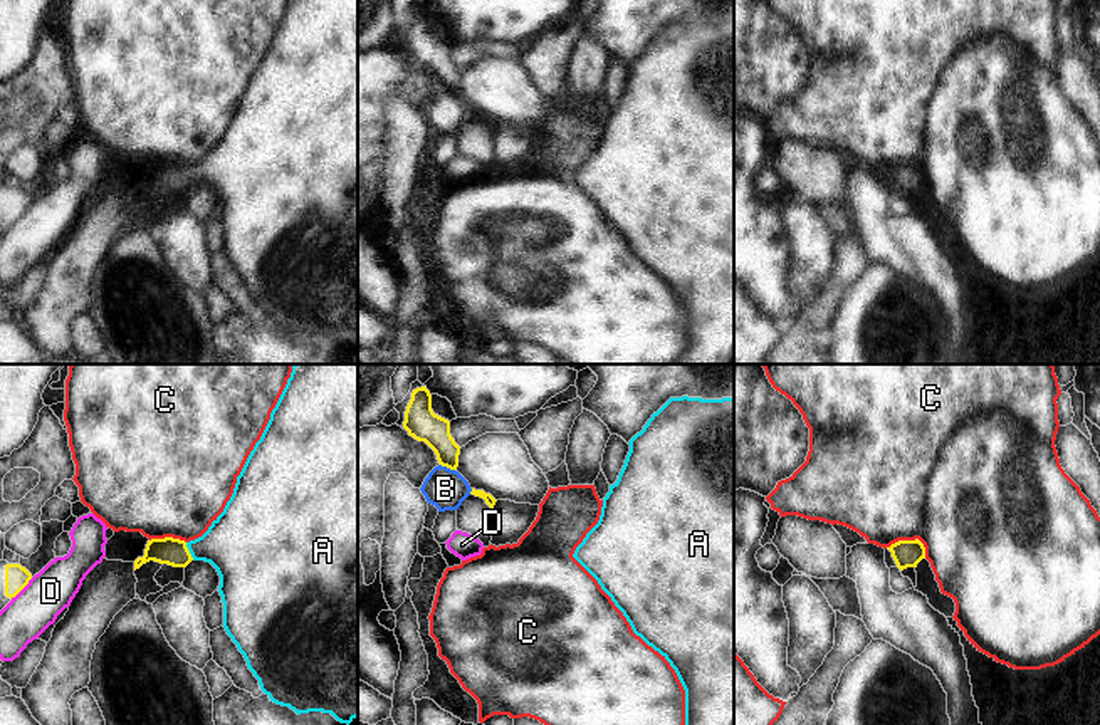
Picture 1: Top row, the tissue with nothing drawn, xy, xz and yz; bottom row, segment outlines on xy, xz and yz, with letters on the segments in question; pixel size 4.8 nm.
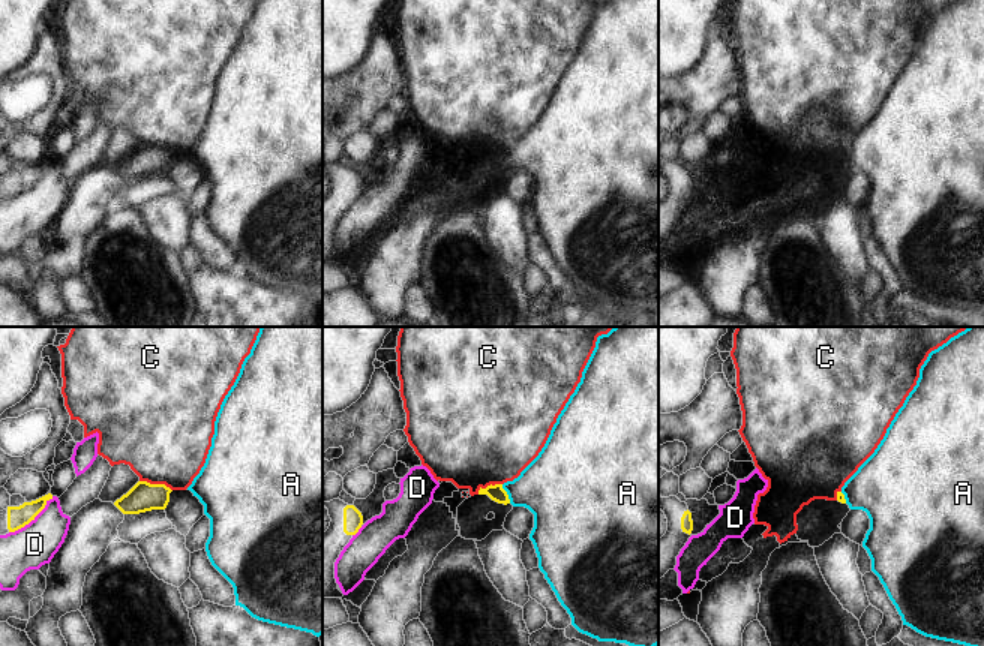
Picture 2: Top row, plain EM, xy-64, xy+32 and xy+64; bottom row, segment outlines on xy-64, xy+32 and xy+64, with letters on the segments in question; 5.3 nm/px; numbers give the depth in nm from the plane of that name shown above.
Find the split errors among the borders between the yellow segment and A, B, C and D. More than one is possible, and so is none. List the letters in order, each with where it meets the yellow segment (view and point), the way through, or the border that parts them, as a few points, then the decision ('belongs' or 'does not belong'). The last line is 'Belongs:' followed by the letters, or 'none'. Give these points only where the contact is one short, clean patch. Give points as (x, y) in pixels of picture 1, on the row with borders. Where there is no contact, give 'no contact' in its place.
A: meets yellow in xy at (188, 551); runs through xy (170, 551), (188, 551), (239, 544); belongs
B: meets yellow in xz at (447, 467); border along xz (440, 464), (454, 470); does not belong
C: meets yellow in yz at (911, 541); border along yz (885, 547), (899, 541), (917, 539), (924, 547), (926, 558); does not belong
D: meets yellow in xy at (20, 589); border along xy (32, 578), (10, 598); does not belong
Belongs: A

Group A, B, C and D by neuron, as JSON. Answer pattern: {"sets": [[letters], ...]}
{"sets": [["A"], ["B"], ["C"], ["D"]]}

